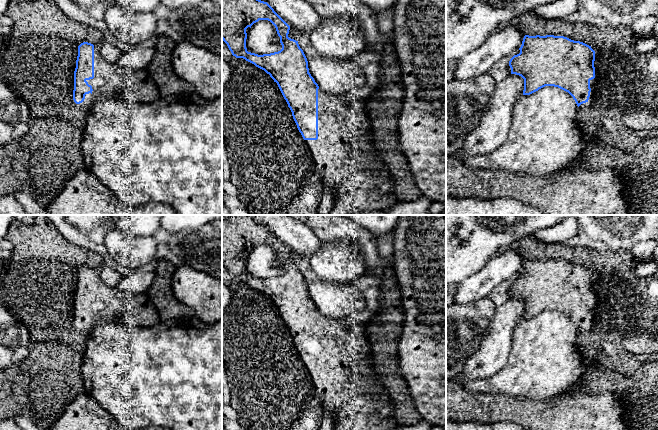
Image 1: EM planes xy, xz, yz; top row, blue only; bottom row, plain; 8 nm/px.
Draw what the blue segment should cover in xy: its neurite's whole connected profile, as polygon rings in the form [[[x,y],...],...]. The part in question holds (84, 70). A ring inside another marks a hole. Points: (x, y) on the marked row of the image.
[[[88,42],[78,46],[73,100],[79,108],[89,111],[101,97],[138,103],[151,103],[159,98],[158,88],[147,69],[132,70],[109,63],[99,49]]]

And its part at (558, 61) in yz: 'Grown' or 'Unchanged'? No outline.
Grown

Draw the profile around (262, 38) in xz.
[[[268,20],[254,23],[247,34],[246,48],[258,55],[280,51],[282,45],[275,26]]]

